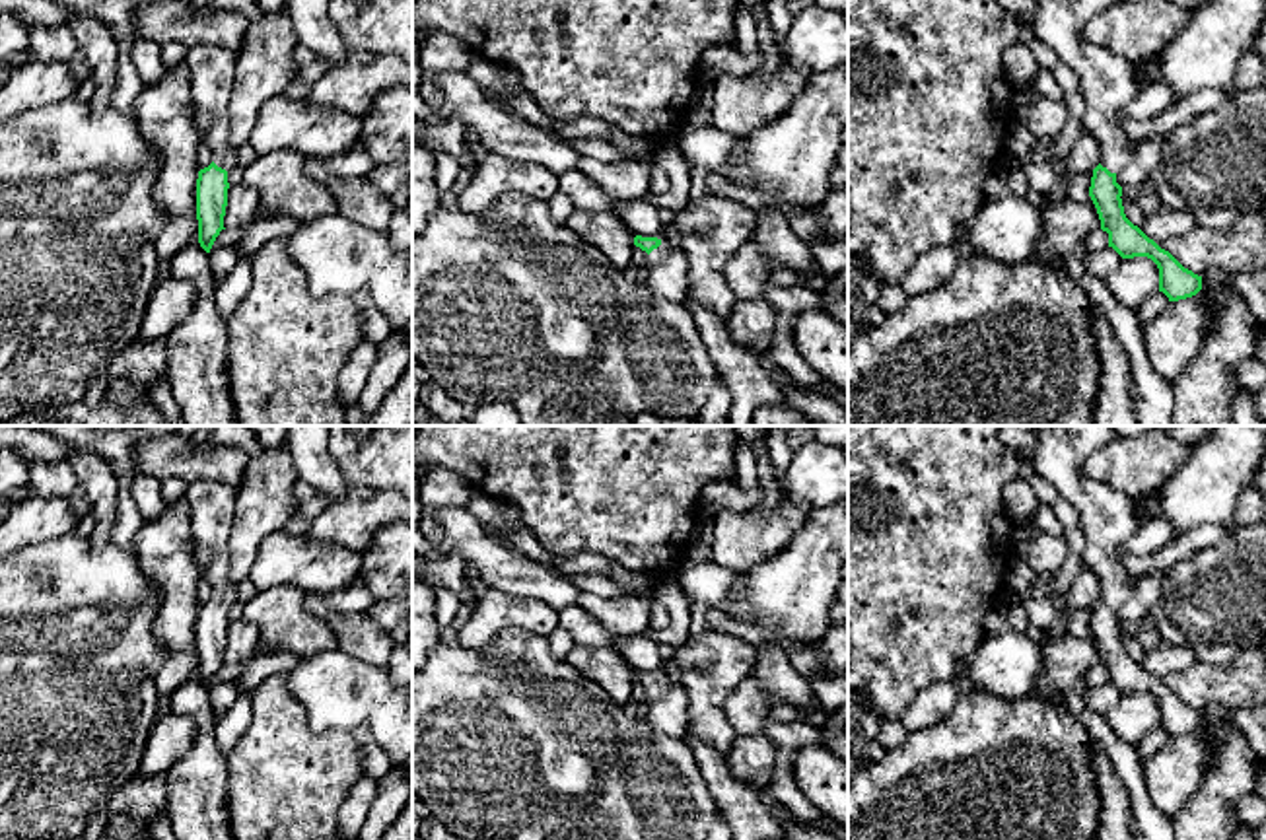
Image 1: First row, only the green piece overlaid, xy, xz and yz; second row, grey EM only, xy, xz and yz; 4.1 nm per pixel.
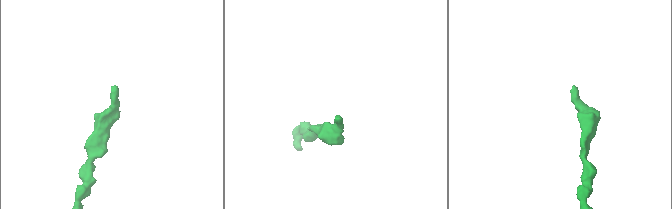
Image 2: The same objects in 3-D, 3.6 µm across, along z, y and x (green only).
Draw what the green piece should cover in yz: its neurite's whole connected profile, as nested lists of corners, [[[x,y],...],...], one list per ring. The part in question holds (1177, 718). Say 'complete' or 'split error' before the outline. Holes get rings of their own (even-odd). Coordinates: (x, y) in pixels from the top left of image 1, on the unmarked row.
split error; [[[1035,426],[1033,469],[1054,486],[1058,498],[1077,509],[1077,525],[1085,537],[1083,562],[1101,581],[1101,599],[1093,605],[1089,632],[1101,665],[1108,669],[1108,682],[1122,694],[1151,694],[1159,704],[1159,727],[1169,737],[1178,737],[1202,725],[1202,712],[1184,704],[1126,653],[1122,622],[1116,618],[1116,609],[1130,595],[1132,576],[1118,562],[1118,546],[1138,529],[1132,502],[1103,482],[1085,480],[1081,472],[1087,457],[1114,438],[1114,426]]]

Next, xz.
split error; [[[634,673],[634,681],[648,688],[648,700],[661,700],[669,692],[667,679],[657,673]]]

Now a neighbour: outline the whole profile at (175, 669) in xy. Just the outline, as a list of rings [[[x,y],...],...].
[[[177,653],[169,655],[159,671],[156,673],[156,688],[159,702],[167,702],[171,692],[185,682],[198,669],[198,655],[193,653]]]

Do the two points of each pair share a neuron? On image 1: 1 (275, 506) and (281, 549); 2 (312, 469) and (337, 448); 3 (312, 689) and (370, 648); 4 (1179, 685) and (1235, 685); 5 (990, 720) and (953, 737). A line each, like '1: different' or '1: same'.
1: different
2: different
3: different
4: same
5: same

